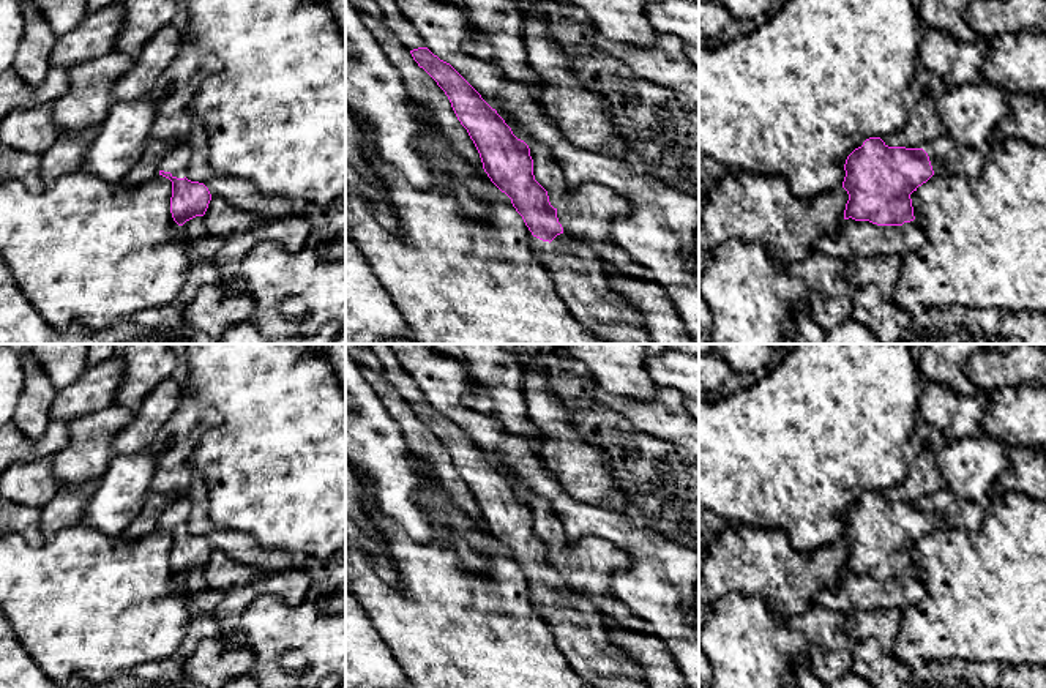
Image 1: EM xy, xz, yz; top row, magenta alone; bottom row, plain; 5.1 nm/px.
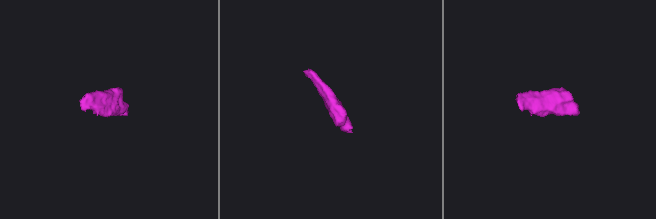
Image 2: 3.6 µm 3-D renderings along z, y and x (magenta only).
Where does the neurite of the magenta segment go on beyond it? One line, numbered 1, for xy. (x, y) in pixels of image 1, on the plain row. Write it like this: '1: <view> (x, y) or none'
1: xy (175, 515)

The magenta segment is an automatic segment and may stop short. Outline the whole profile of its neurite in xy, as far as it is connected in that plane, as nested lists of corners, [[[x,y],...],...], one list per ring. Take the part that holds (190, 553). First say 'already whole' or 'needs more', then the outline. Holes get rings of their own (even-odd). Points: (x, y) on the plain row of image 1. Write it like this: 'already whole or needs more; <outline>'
needs more; [[[178,499],[161,514],[159,529],[172,535],[170,566],[178,579],[196,570],[204,570],[211,554],[211,548],[204,537],[186,532],[191,508],[189,500]]]

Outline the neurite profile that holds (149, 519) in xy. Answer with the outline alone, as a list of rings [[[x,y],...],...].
[[[145,503],[137,518],[123,530],[121,537],[129,540],[139,540],[147,537],[159,529],[163,511],[151,505]]]

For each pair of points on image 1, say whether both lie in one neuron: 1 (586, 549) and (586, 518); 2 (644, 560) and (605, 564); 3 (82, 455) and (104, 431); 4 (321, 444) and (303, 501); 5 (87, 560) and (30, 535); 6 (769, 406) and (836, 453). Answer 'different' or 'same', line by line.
1: different
2: different
3: same
4: same
5: different
6: same

